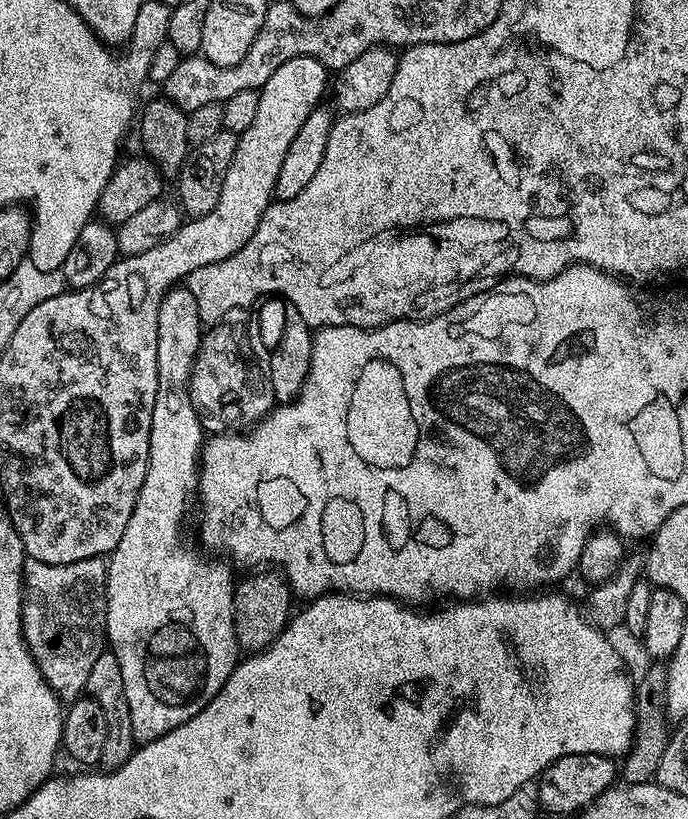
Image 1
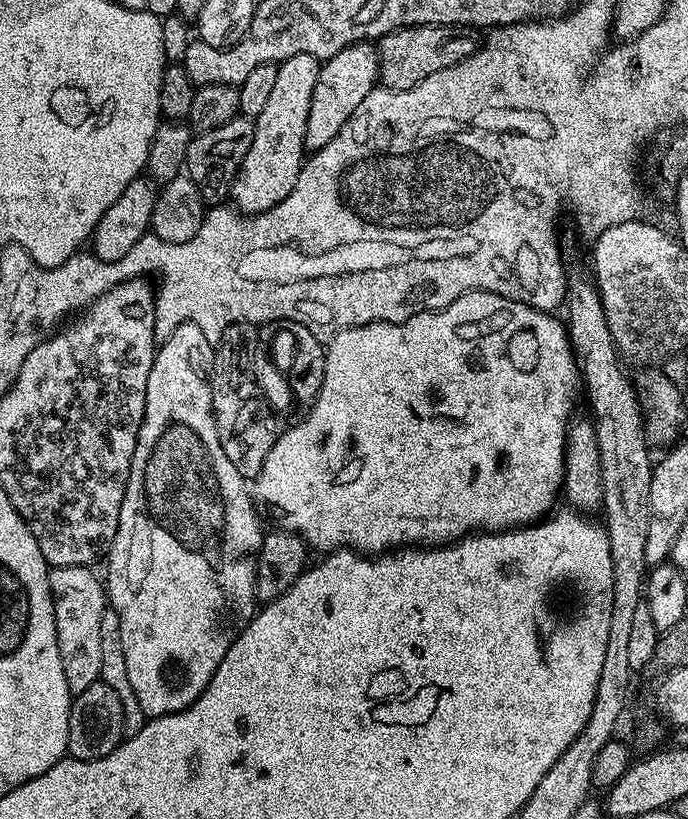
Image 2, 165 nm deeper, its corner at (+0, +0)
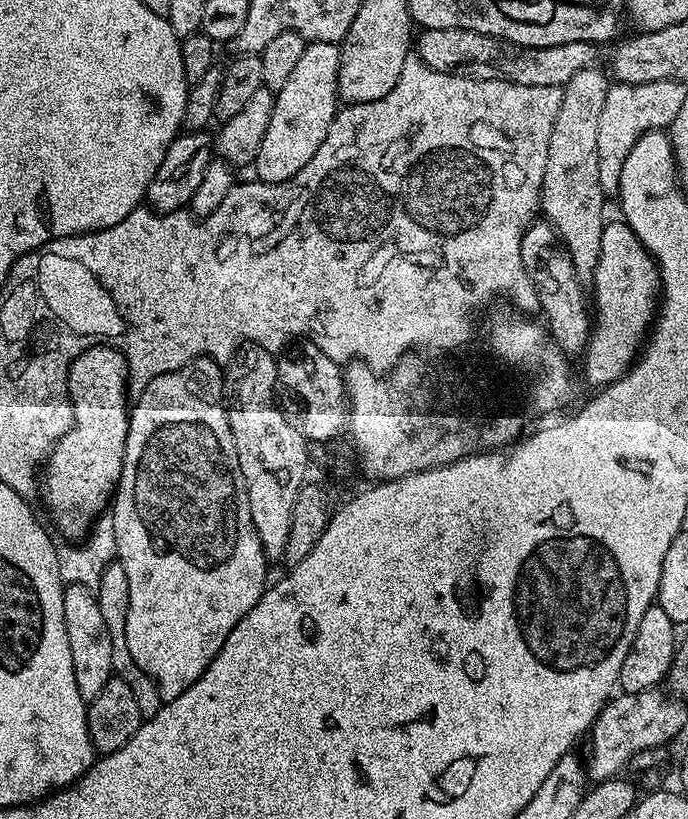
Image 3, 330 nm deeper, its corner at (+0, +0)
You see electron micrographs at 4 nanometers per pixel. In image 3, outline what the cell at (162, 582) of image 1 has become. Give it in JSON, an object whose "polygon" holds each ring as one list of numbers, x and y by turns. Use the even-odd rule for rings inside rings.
{"polygon":[[185,366,179,372,167,372,161,376,156,376,150,382,150,386,146,386,146,390,142,390,142,394,135,397,128,417,128,433,126,434,126,450,124,451,122,474,116,487,115,497,110,505,110,519,114,526,114,538,116,539,116,560,126,570,126,582,130,582,130,606,126,610,126,646,130,650,130,658,134,658,134,662,138,662,140,669,156,683,158,694,160,695,161,701,164,702,178,698,178,694,190,690,190,686,194,686,194,682,198,682,198,678,204,673,206,666,210,666,210,662,214,662,218,650,222,650,222,642,226,642,226,638,230,638,230,630,234,630,234,626,238,626,238,622,242,622,242,618,246,618,246,614,250,614,250,610,254,610,254,606,262,598,265,587,269,583,268,567,270,567,270,561,262,550,262,542,258,538,258,530,254,530,254,518,250,518,250,502,246,494,242,470,238,466,238,454,234,446,234,434,230,430,230,422,228,421,225,405,223,403,215,404,208,397,208,388,204,385,203,378,198,373,191,372,192,370,191,367]]}

